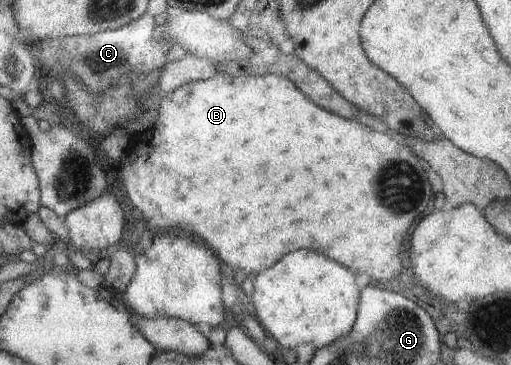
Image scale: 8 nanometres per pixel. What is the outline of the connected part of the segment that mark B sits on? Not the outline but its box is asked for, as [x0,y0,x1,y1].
[118,72,432,280]

